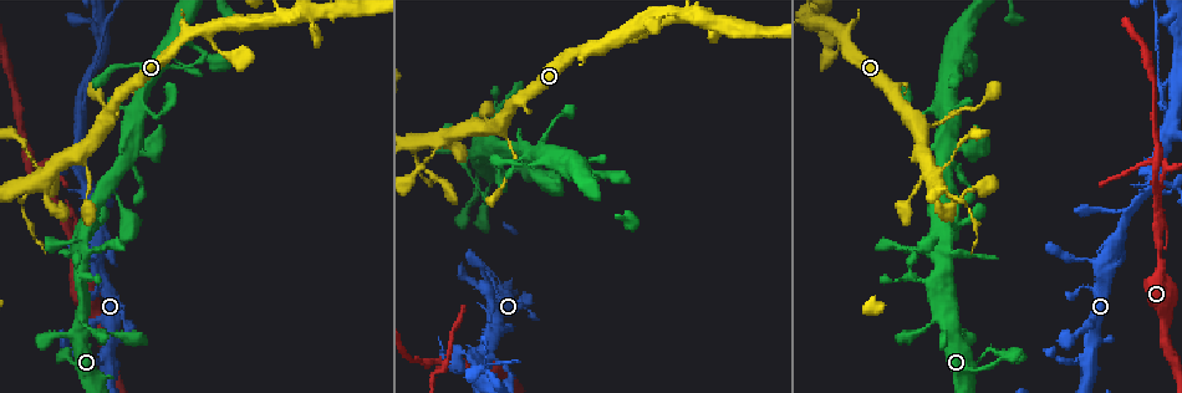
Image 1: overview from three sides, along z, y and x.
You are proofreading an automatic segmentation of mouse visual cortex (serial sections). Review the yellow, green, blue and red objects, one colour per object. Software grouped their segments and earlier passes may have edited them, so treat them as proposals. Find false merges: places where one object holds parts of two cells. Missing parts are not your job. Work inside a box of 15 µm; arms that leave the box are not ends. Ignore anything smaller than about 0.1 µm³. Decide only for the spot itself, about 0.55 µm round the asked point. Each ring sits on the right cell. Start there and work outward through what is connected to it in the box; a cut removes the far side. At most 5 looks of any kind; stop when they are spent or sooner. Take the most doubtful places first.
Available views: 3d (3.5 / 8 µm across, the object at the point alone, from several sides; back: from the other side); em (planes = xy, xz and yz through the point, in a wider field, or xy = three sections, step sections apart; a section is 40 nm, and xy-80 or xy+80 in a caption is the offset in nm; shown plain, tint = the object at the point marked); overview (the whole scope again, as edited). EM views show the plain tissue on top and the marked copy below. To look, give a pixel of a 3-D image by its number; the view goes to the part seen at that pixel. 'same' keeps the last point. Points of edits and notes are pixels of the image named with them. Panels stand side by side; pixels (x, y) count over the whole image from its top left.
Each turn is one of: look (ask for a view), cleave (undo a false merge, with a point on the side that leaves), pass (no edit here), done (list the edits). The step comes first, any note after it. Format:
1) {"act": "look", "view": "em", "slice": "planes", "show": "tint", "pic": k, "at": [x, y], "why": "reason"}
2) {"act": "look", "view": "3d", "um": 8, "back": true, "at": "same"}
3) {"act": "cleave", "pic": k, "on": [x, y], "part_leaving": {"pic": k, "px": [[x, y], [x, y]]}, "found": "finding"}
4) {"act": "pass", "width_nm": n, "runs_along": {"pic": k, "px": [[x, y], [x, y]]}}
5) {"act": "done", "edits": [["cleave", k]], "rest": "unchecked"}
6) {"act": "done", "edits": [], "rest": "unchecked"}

{"act": "look", "view": "3d", "um": 3.5, "pic": 1, "at": [438, 362], "why": "arms run side by side"}

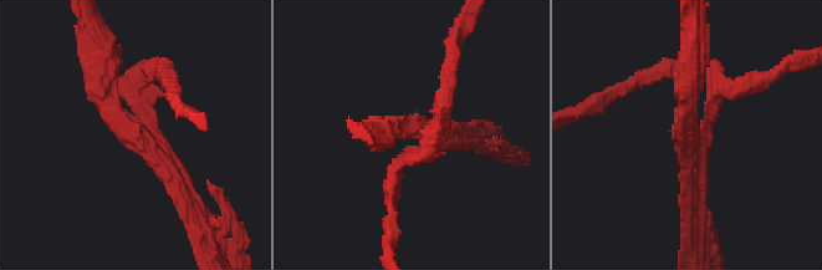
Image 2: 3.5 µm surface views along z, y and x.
{"act": "look", "view": "em", "slice": "xy", "step": 1, "show": "tint", "pic": 2, "at": [148, 147], "arms": 3, "arm_widths_nm": [150, 200, 250]}

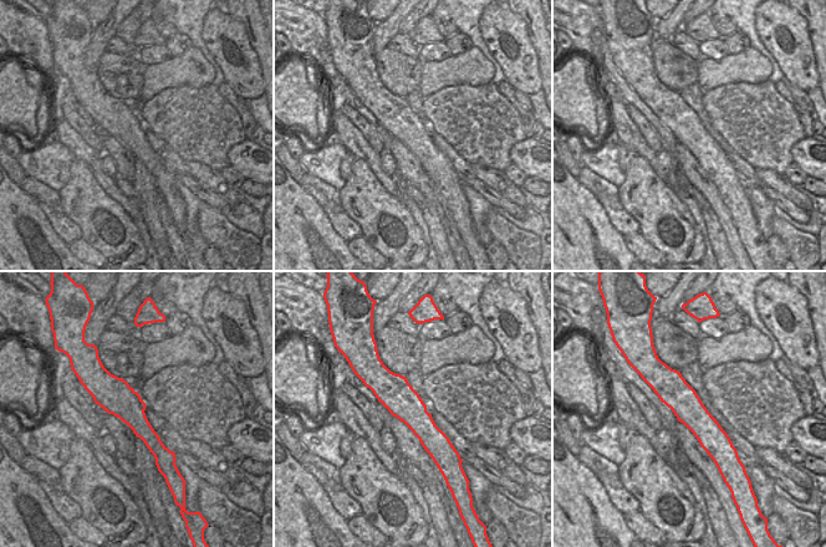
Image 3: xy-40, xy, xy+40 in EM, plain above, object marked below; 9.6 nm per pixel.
{"act": "look", "view": "em", "slice": "planes", "show": "tint", "at": "same", "why": "another direction"}

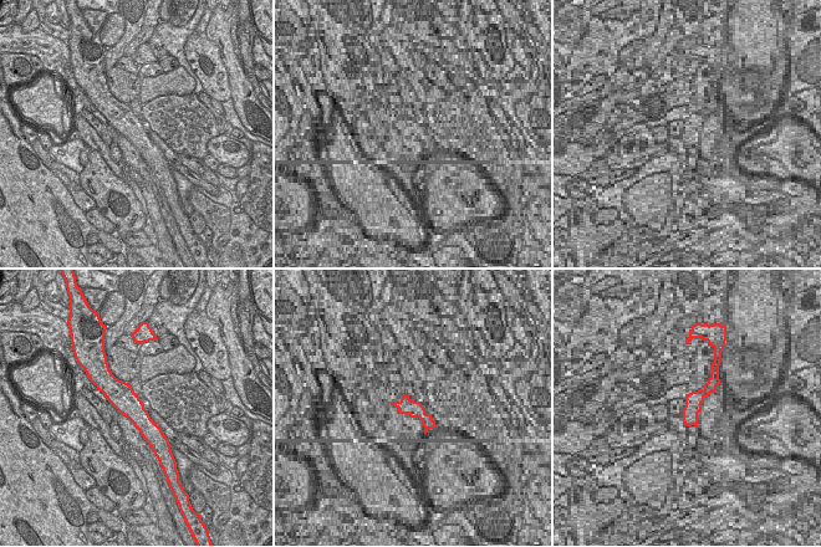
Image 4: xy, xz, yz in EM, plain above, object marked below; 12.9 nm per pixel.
{"act": "cleave", "pic": 2, "on": [139, 83], "part_leaving": {"pic": 2, "px": [[147, 126], [136, 85], [167, 72]]}, "found": "a second cell is stuck on"}

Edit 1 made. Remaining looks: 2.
{"act": "look", "view": "3d", "um": 3.5, "pic": 1, "at": [483, 377], "why": "sudden change in width"}

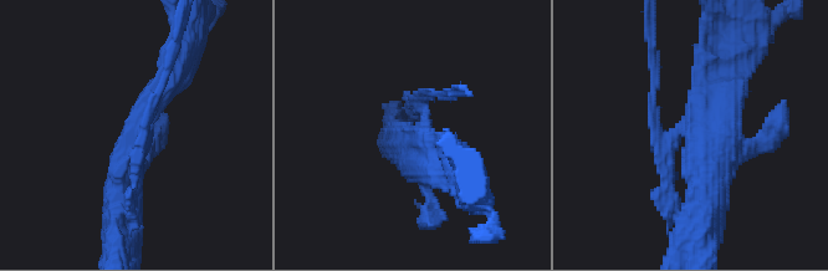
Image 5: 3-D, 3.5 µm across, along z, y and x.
{"act": "look", "view": "em", "slice": "xy", "step": 5, "show": "tint", "pic": 5, "at": [137, 126], "why": "shape alone is not enough"}

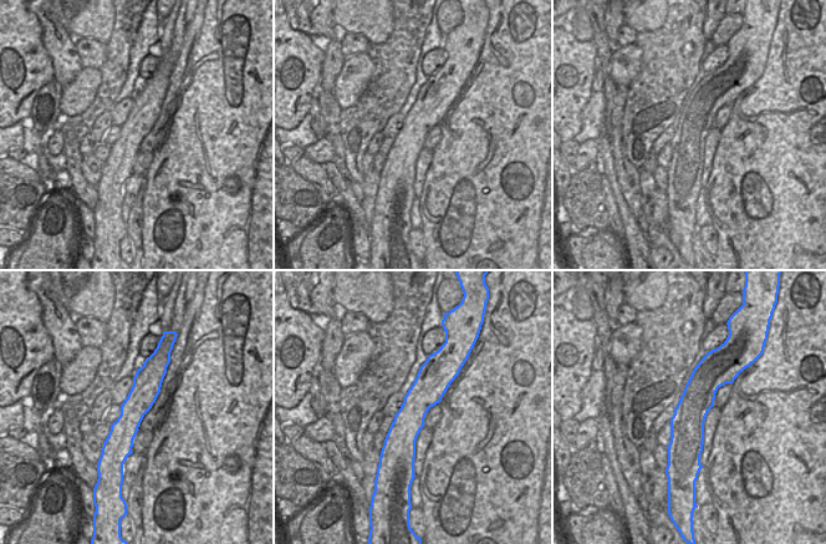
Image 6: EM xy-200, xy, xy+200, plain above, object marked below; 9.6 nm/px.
{"act": "cleave", "pic": 5, "on": [665, 180], "part_leaving": {"pic": 5, "px": [[664, 139], [652, 124], [648, 29]]}, "found": "a second cell is stuck on"}

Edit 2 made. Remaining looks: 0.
{"act": "done", "edits": [["cleave", 2], ["cleave", 5]], "rest": "unchecked"}

